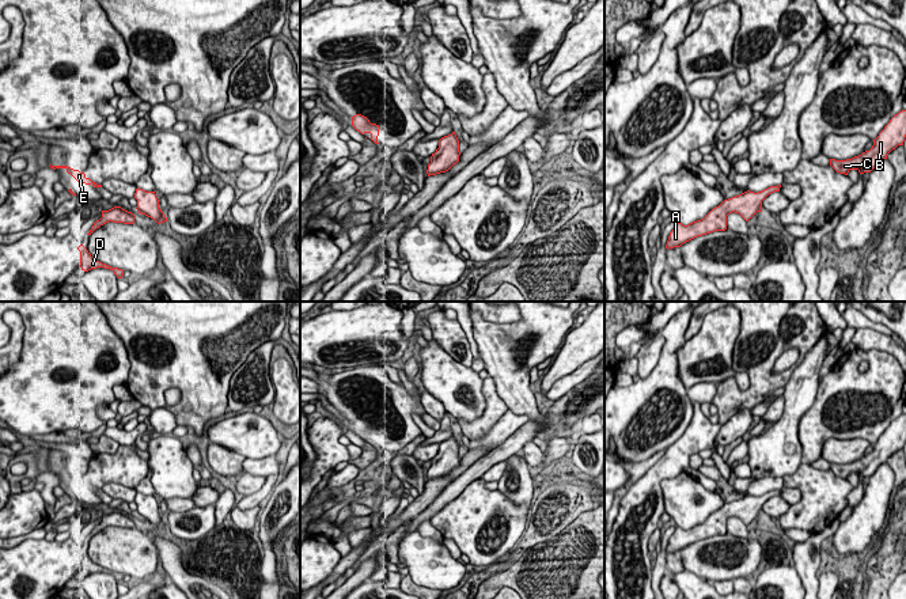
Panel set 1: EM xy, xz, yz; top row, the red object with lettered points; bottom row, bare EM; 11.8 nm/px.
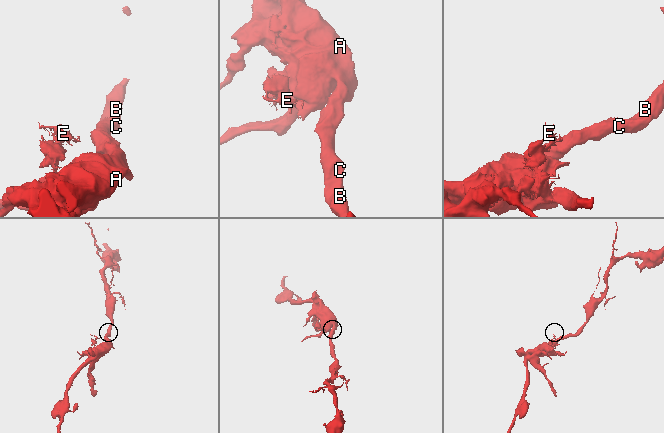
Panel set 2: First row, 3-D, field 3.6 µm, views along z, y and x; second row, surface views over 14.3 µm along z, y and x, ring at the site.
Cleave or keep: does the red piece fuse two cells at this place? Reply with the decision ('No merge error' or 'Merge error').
No merge error

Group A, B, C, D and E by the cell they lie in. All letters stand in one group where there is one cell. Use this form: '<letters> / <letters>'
A B C D E

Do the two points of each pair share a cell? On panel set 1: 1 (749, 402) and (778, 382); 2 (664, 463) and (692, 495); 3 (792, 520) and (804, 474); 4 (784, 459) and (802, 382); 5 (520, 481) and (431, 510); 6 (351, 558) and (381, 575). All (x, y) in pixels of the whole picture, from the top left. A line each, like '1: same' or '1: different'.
1: same
2: different
3: same
4: same
5: different
6: different

